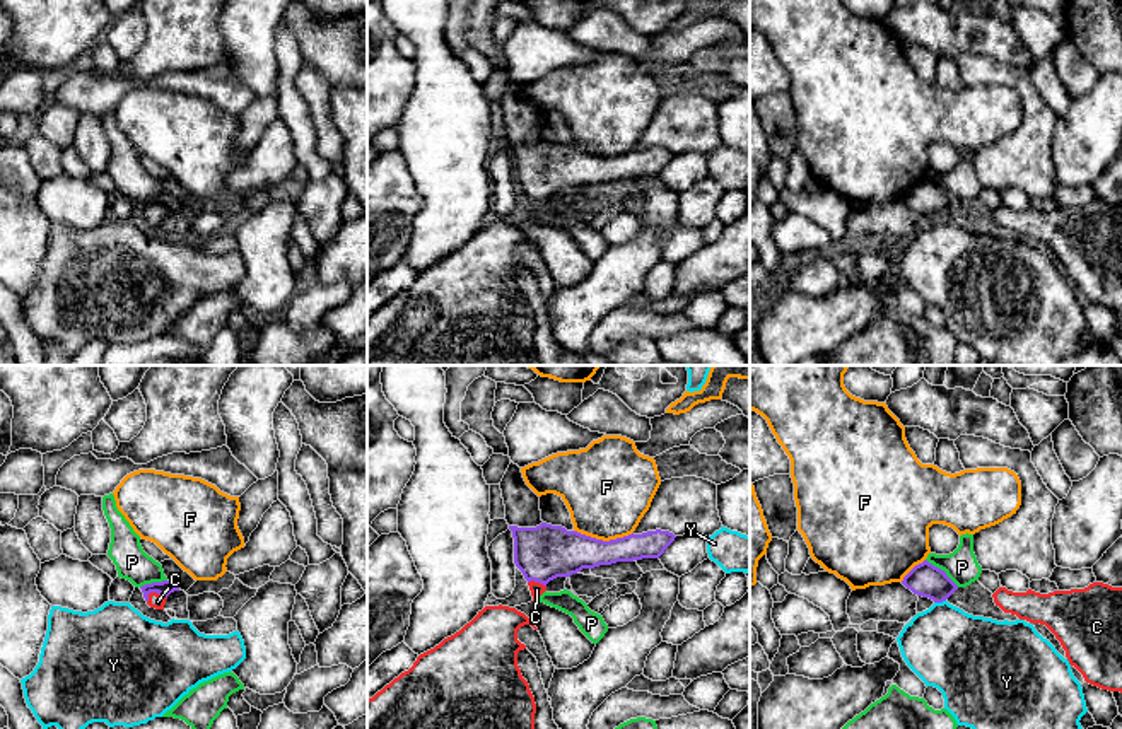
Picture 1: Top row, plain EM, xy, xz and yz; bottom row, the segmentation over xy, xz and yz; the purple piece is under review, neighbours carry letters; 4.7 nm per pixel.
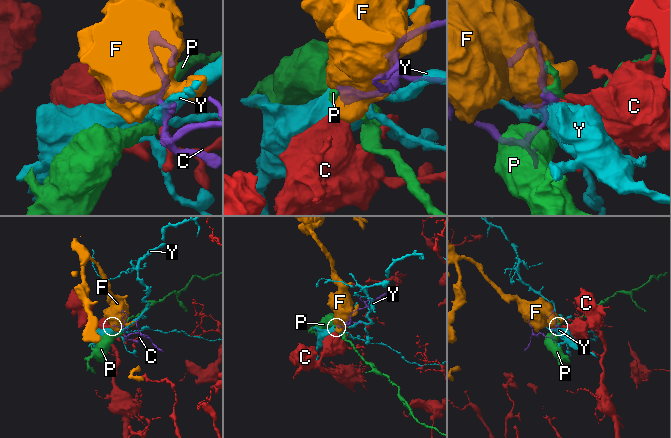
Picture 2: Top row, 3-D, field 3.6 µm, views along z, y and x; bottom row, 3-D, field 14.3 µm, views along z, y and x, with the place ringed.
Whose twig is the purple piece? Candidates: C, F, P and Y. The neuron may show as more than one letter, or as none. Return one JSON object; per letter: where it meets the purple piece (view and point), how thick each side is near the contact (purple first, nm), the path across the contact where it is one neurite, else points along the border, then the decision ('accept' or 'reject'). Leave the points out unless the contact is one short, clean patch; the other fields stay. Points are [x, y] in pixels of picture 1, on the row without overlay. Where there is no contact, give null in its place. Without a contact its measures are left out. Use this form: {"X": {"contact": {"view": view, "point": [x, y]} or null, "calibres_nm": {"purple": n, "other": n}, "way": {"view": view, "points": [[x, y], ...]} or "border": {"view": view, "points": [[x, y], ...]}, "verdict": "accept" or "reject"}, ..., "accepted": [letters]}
{"C": {"contact": {"view": "xy", "point": [157, 210]}, "calibres_nm": {"purple": 70, "other": 70}, "way": {"view": "xy", "points": [[164, 205], [157, 210], [157, 219]]}, "verdict": "accept"}, "F": {"contact": {"view": "xz", "point": [601, 157]}, "calibres_nm": {"purple": 240, "other": 420}, "verdict": "reject"}, "P": {"contact": {"view": "yz", "point": [943, 188]}, "calibres_nm": {"purple": 160, "other": 160}, "border": {"view": "yz", "points": [[926, 176], [958, 204]]}, "verdict": "reject"}, "Y": {"contact": {"view": "yz", "point": [940, 219]}, "calibres_nm": {"purple": 160, "other": 380}, "verdict": "reject"}, "accepted": ["C"]}

